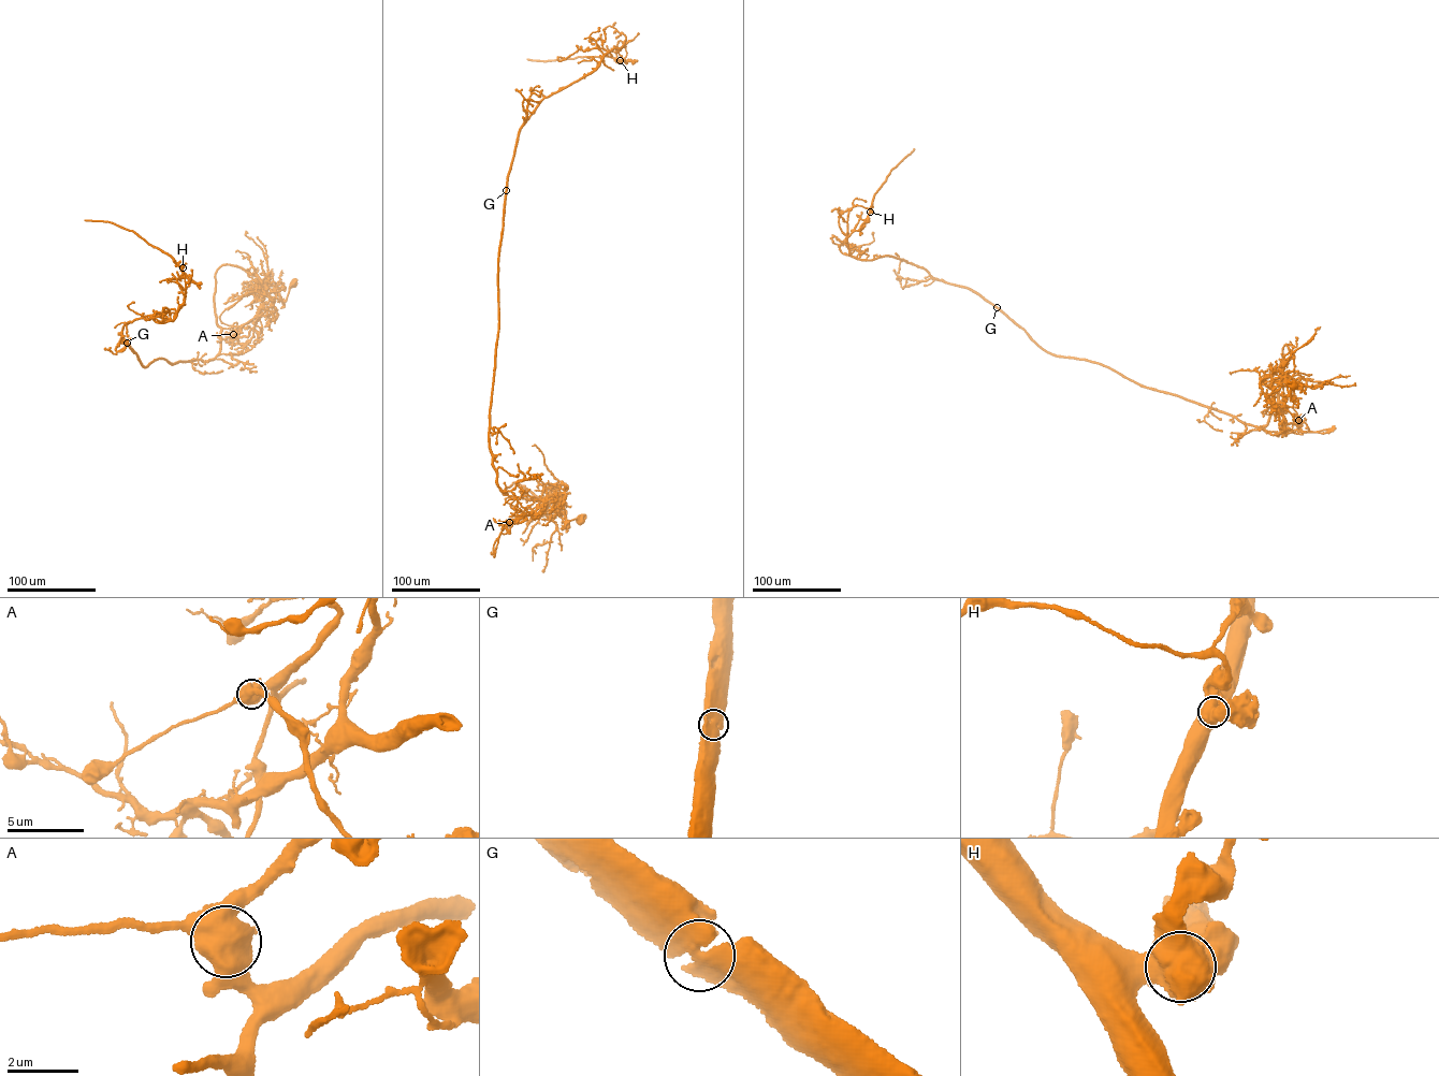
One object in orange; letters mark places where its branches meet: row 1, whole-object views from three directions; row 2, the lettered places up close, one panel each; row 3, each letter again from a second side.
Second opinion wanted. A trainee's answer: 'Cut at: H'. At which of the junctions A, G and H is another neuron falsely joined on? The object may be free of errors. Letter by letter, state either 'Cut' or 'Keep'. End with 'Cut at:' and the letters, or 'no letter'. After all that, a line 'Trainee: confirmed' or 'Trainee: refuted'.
A: Keep
G: Keep
H: Cut
Cut at: H
Trainee: confirmed

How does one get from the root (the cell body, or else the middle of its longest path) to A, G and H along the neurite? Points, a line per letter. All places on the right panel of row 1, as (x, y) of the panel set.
A: (1294, 386), (1292, 401), (1284, 377), (1266, 393), (1283, 417), (1284, 430), (1291, 430), (1298, 420)
G: (1294, 386), (1292, 401), (1283, 376), (1266, 393), (1277, 405), (1267, 423), (1247, 424), (1048, 352), (997, 307)
H: (1294, 386), (1292, 401), (1281, 378), (1254, 426), (1048, 352), (967, 288), (852, 256), (870, 212)

